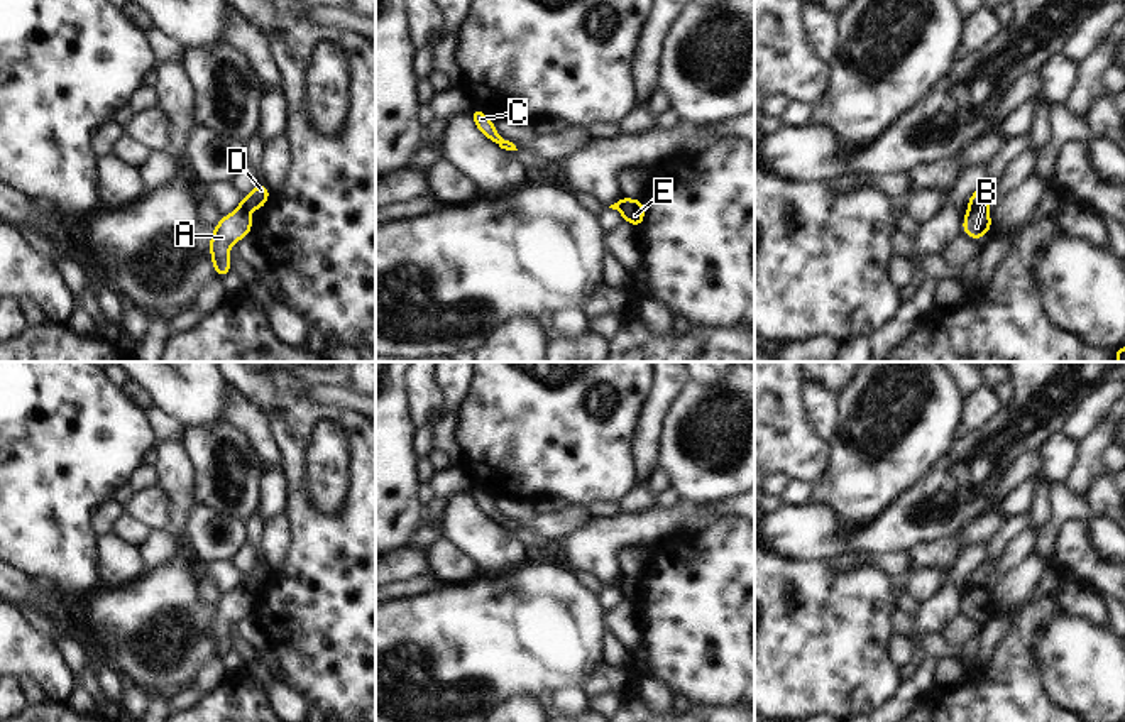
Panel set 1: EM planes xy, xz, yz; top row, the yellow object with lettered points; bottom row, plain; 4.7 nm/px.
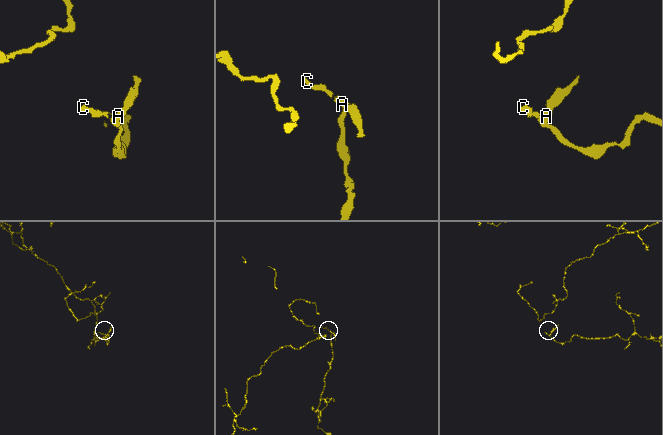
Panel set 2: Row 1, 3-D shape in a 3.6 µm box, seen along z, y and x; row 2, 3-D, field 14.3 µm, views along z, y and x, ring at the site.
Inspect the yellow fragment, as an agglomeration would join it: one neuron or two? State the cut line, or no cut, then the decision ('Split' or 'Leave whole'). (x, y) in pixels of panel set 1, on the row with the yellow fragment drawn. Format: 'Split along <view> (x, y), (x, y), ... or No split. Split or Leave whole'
Split along yz (970, 208), (985, 212). Split.

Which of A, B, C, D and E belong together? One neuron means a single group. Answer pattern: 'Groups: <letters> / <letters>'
Groups: A B C / D E.

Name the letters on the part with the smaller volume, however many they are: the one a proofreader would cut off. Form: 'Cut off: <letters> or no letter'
Cut off: D, E.

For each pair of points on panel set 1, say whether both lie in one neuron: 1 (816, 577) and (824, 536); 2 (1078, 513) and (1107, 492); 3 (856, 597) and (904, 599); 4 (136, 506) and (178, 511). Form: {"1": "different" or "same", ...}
{"1": "different", "2": "different", "3": "different", "4": "different"}

